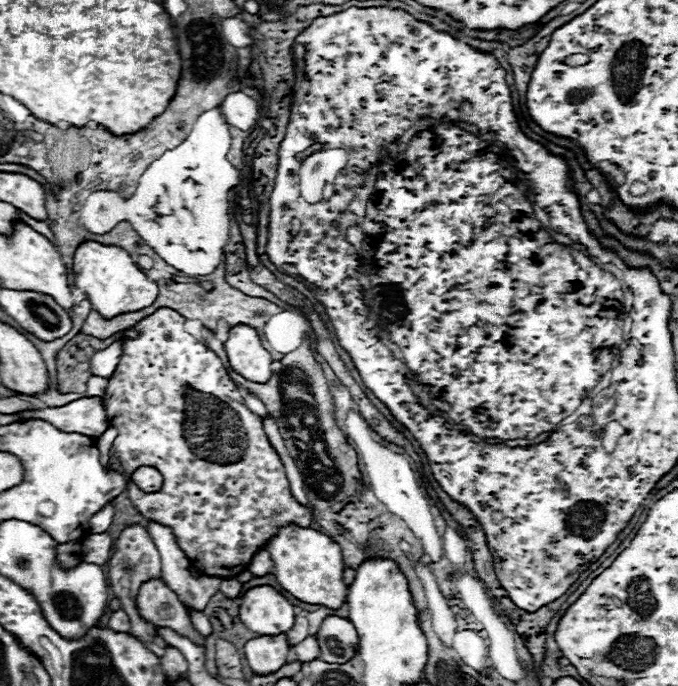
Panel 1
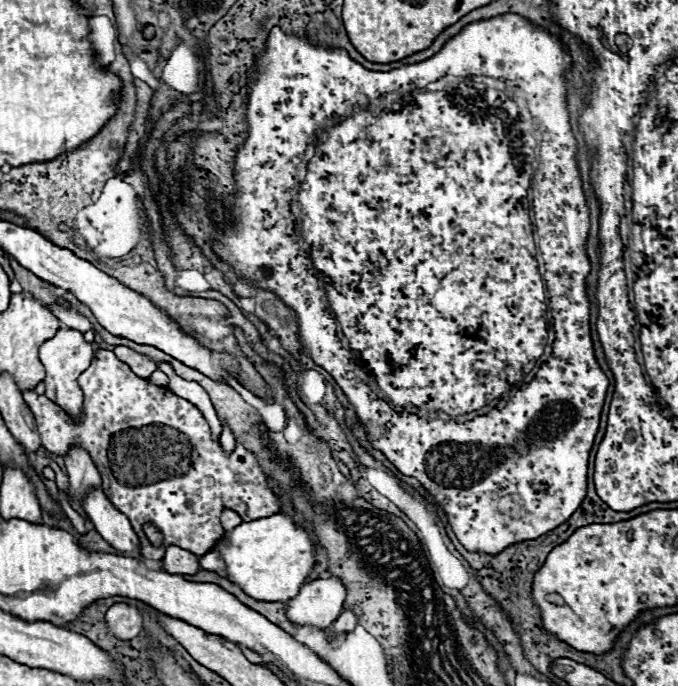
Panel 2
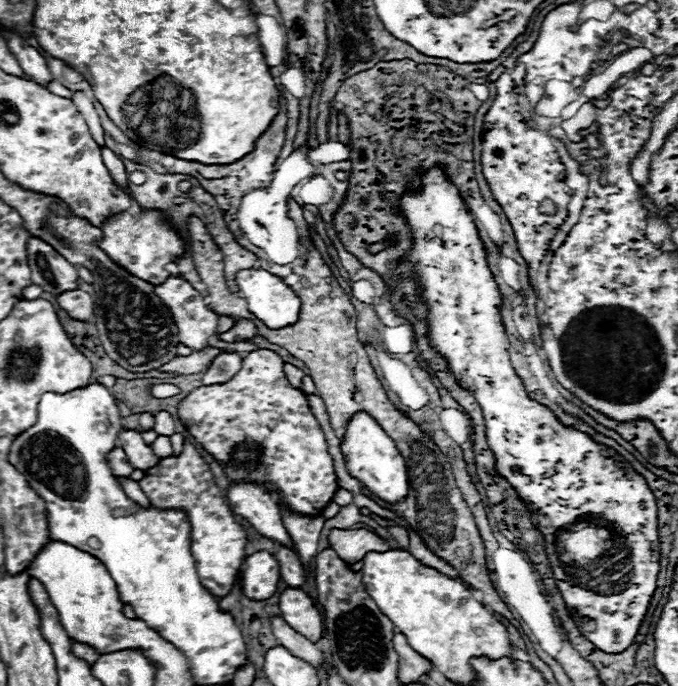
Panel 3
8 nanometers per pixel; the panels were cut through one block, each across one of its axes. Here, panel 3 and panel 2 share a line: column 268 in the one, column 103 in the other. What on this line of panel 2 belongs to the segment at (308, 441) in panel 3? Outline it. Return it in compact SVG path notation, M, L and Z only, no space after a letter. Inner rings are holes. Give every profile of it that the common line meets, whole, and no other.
M98 350L92 364L80 374L77 381L84 395L83 414L78 424L58 404L48 400L46 396L38 396L34 390L24 392L24 400L34 412L42 446L48 452L66 456L68 446L80 446L90 454L104 480L104 494L114 504L114 508L126 514L132 522L132 528L140 538L144 558L162 560L166 546L172 544L196 556L206 554L222 538L224 530L220 524L220 514L224 508L232 508L234 512L238 512L244 522L252 522L278 512L278 498L268 488L266 476L264 472L260 472L252 452L238 444L236 450L228 456L222 446L212 440L208 422L192 402L172 394L170 390L150 386L146 380L138 378L128 368L128 364L120 362L110 350ZM144 524L152 524L162 532L160 546L150 544L144 534Z

